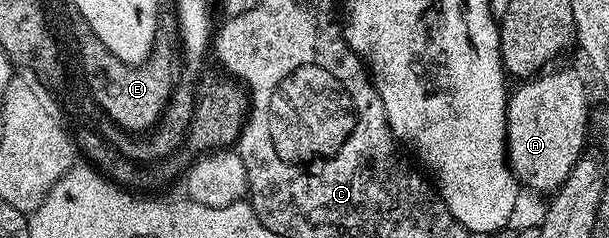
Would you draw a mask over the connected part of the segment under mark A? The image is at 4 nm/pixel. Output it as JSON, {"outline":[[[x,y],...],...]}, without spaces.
{"outline":[[[550,68],[540,75],[520,82],[517,90],[512,90],[509,105],[505,109],[505,144],[509,168],[517,176],[518,182],[537,193],[552,194],[561,188],[571,175],[575,163],[586,152],[585,136],[591,133],[591,108],[585,81],[573,69]]]}

